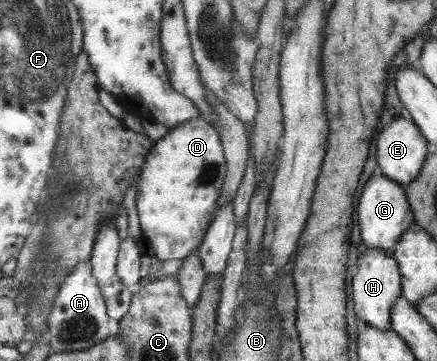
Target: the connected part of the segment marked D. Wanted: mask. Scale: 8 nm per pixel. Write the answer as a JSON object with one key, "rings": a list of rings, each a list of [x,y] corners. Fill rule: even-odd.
{"rings":[[[203,117],[193,118],[172,127],[164,136],[153,141],[135,186],[138,221],[142,238],[151,256],[163,262],[167,259],[183,259],[197,251],[210,227],[209,221],[213,219],[215,201],[219,197],[219,191],[222,191],[225,179],[226,157],[225,153],[221,153],[219,135],[211,123],[203,121]]]}

